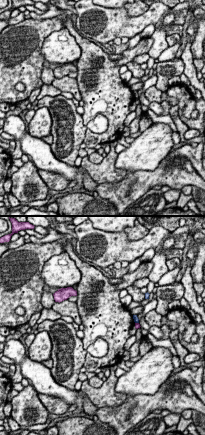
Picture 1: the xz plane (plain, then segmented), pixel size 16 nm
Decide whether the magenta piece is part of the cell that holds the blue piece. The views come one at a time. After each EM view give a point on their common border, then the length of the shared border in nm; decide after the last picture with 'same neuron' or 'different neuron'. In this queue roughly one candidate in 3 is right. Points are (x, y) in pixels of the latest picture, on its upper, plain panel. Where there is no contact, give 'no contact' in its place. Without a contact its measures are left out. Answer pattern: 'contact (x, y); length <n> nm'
contact (137, 98); length 70 nm

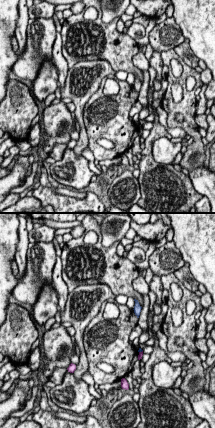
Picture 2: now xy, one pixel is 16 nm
contact (140, 127); length 70 nm

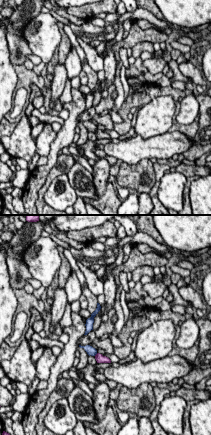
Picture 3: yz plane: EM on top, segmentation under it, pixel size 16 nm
contact (95, 130); length 70 nm

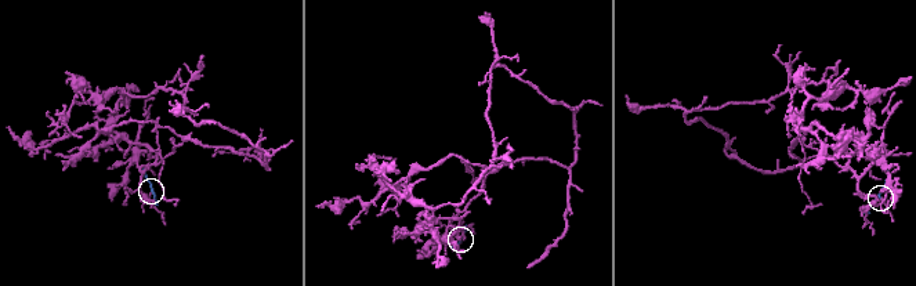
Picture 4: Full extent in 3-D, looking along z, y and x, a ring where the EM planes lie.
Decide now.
different neuron

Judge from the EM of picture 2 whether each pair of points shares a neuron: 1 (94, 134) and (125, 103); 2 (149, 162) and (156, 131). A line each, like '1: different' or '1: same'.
1: same
2: same

